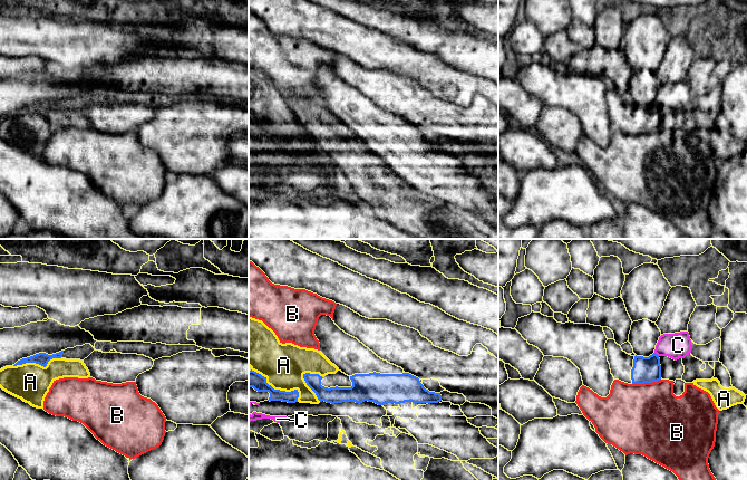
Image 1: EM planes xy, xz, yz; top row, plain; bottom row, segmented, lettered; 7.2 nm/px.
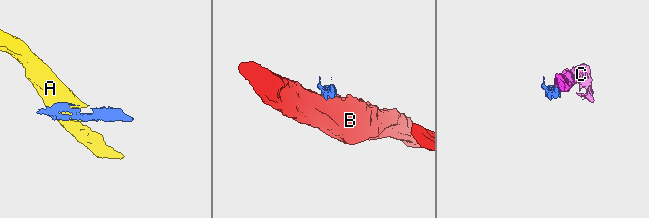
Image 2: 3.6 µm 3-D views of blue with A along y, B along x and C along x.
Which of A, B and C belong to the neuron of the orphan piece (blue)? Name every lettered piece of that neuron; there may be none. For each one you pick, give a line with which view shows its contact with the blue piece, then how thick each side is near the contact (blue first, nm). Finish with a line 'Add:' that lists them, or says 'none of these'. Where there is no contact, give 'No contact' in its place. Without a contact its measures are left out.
Add: none of these

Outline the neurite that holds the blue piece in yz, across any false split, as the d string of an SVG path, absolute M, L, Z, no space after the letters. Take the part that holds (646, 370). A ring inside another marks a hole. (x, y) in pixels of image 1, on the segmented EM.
M614 339L607 340L605 349L614 380L628 384L644 384L661 380L660 358L656 353L649 357L631 356L623 352Z

